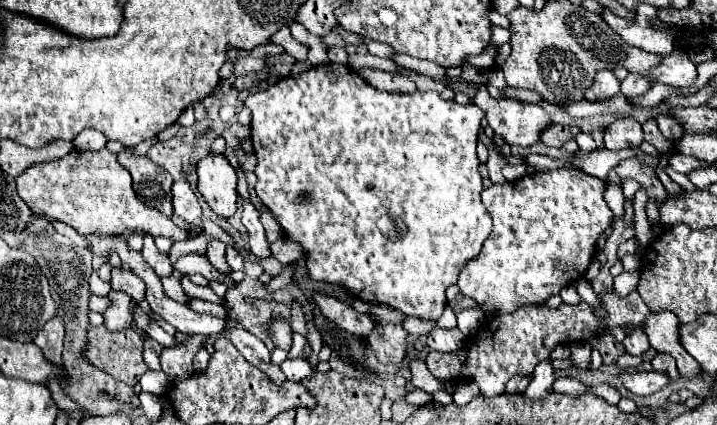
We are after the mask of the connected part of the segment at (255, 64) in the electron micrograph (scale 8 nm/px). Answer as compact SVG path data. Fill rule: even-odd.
M244 57L236 63L236 69L234 73L236 75L248 75L248 73L258 73L258 71L264 71L266 69L266 59L260 59L260 57Z

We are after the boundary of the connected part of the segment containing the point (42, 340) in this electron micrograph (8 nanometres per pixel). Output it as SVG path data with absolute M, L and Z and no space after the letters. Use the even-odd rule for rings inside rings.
M52 319L44 325L44 329L36 335L36 345L42 349L44 357L62 367L62 339L64 339L64 323L58 321L58 319Z

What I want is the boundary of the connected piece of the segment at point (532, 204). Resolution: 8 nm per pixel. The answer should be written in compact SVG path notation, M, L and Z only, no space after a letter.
M558 169L526 175L518 181L506 181L482 191L482 201L490 211L493 229L480 255L470 261L458 279L462 295L474 299L486 315L512 313L522 305L544 305L550 295L558 295L562 287L584 277L596 255L598 237L612 223L612 211L604 197L604 181L578 169Z

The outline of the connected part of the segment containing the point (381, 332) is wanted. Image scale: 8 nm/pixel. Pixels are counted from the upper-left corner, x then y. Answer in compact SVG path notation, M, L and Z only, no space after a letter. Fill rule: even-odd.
M376 325L368 337L378 361L386 365L398 365L406 351L406 331L402 325Z

